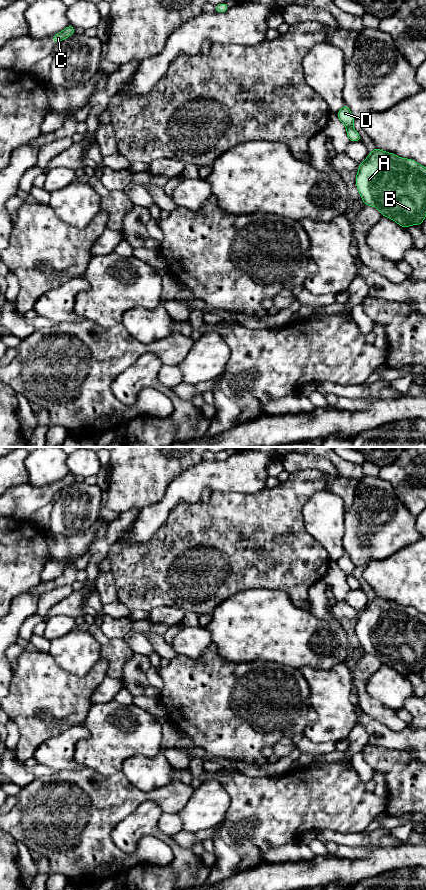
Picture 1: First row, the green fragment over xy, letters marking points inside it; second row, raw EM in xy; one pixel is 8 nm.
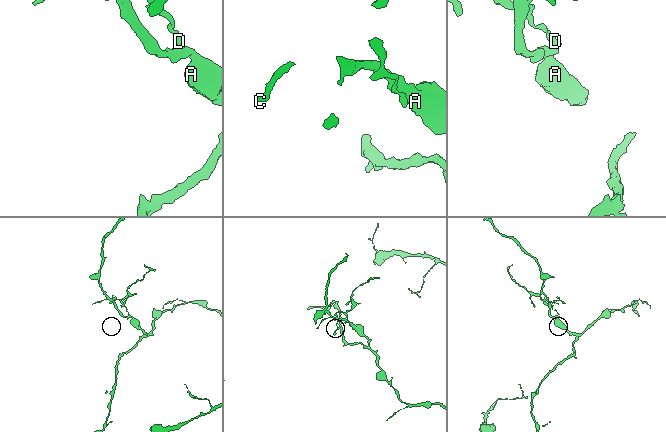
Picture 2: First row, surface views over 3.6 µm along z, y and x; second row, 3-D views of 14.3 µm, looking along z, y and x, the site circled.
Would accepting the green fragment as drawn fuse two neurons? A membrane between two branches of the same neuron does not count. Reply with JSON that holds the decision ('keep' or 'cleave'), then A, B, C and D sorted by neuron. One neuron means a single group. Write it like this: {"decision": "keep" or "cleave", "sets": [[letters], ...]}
{"decision": "cleave", "sets": [["A", "B"], ["C", "D"]]}

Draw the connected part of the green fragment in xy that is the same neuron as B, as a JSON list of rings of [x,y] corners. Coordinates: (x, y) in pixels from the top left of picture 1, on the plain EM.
[[[374,595],[359,612],[355,631],[364,653],[376,655],[383,665],[392,667],[405,677],[411,673],[420,674],[426,665],[426,615],[412,607],[401,606]]]

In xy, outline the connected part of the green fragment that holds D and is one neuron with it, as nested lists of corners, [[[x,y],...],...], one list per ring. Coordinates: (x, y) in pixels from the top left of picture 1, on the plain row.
[[[346,551],[336,562],[338,563],[339,568],[346,574],[346,576],[353,574],[355,565],[351,561]]]

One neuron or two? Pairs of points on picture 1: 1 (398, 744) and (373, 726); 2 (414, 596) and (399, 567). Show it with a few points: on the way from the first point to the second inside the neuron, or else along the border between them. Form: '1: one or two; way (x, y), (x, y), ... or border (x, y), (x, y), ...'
1: one; way (392, 740), (379, 731)
2: one; way (414, 589), (414, 584), (406, 574)

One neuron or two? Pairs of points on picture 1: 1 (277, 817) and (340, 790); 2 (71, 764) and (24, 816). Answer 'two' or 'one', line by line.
1: one
2: two

